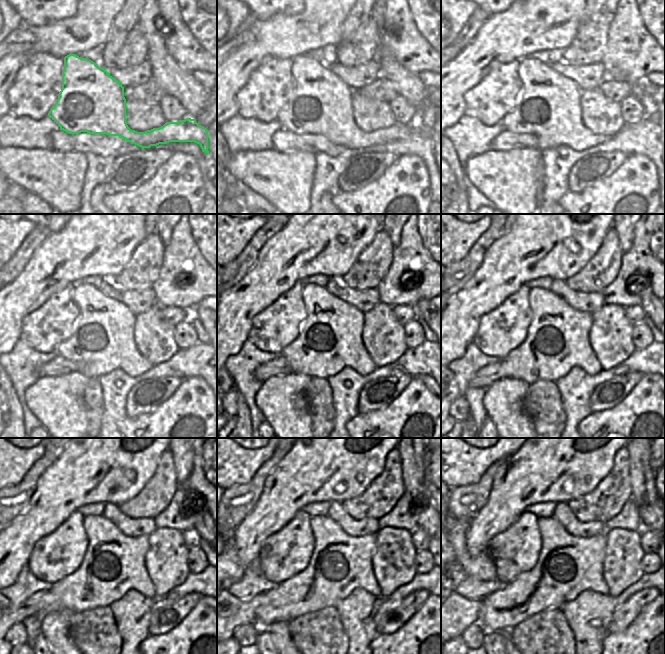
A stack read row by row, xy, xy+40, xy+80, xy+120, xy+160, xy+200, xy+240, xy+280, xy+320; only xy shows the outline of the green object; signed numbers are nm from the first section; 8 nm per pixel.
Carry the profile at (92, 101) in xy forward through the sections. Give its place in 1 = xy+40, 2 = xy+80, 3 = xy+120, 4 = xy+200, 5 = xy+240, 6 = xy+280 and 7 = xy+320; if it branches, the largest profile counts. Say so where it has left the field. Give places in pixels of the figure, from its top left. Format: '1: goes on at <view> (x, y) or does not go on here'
1: goes on at xy+40 (321, 103)
2: goes on at xy+80 (549, 107)
3: goes on at xy+120 (102, 340)
4: goes on at xy+200 (558, 340)
5: goes on at xy+240 (114, 563)
6: goes on at xy+280 (340, 563)
7: goes on at xy+320 (567, 565)

